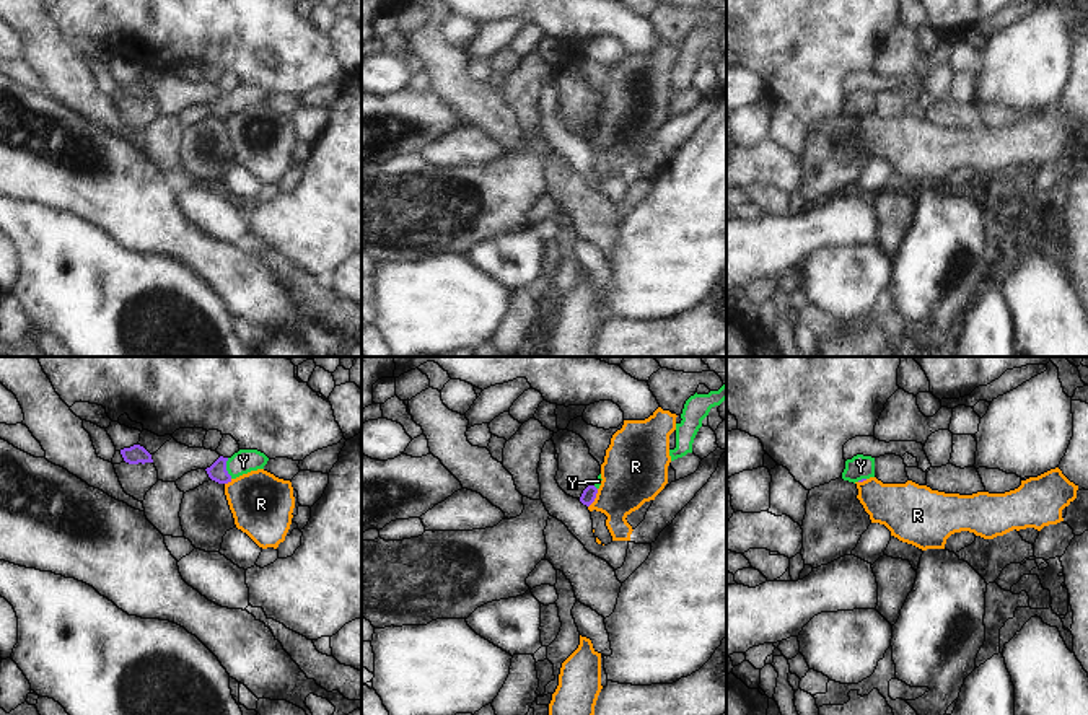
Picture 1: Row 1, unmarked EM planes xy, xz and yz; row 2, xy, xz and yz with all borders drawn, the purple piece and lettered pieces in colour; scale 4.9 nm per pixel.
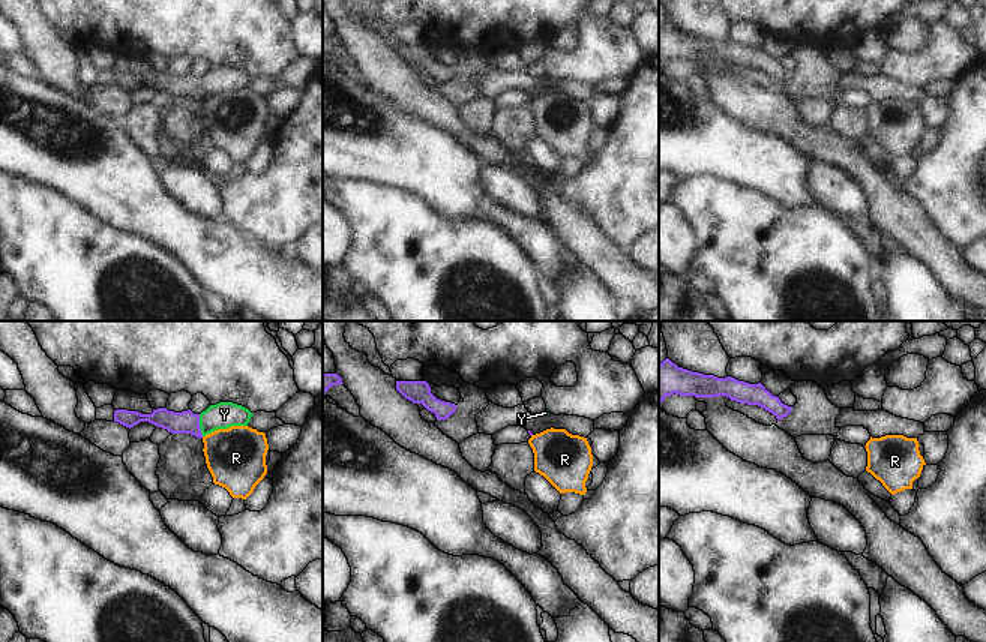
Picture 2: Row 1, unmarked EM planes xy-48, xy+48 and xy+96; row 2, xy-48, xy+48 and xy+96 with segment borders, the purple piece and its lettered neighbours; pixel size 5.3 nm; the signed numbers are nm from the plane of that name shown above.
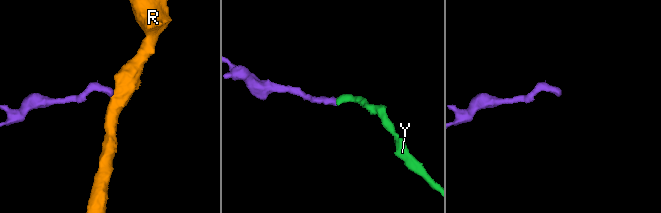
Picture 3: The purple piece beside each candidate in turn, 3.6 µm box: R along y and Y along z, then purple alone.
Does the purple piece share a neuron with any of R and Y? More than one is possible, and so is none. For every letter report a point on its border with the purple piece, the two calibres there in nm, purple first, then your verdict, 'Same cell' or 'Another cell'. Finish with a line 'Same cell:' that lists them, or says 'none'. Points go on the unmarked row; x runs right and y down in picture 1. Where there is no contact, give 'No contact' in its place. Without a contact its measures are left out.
R: Touches purple at xz (593, 134). Thickness 70 nm (purple) against 320 nm. Another cell
Y: Touches purple at xy (225, 103). Thickness 90 nm (purple) against 120 nm. Same cell
Same cell: Y.

